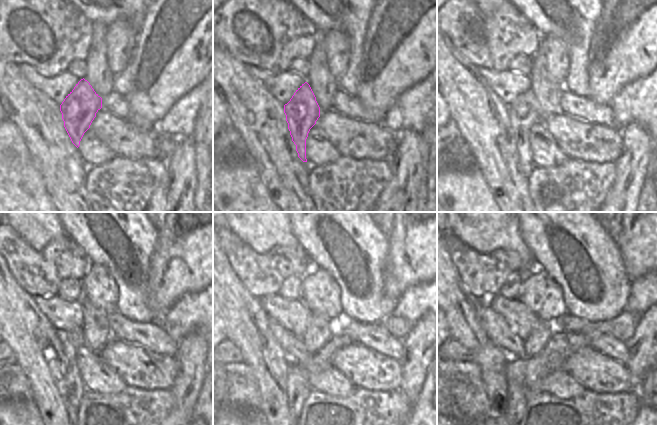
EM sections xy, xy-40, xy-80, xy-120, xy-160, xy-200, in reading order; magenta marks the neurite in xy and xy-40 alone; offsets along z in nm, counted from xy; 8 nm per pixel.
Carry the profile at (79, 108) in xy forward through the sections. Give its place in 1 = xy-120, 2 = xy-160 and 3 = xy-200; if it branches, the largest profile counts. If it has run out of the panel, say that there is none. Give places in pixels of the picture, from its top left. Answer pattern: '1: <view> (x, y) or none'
1: xy-120 (71, 341)
2: xy-160 (297, 388)
3: xy-200 (516, 399)

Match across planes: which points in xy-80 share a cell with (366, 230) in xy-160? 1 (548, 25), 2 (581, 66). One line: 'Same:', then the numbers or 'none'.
Same: 1, 2

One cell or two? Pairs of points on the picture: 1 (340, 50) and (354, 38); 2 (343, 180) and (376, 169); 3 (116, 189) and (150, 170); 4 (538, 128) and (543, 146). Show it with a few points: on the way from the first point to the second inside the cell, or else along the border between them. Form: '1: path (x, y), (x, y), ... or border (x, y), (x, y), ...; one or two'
1: border (329, 30), (338, 30), (347, 37), (348, 65); two
2: path (351, 180), (364, 180), (368, 177); one
3: path (124, 186), (128, 182), (142, 177); one
4: path (535, 132), (534, 136), (540, 142); one

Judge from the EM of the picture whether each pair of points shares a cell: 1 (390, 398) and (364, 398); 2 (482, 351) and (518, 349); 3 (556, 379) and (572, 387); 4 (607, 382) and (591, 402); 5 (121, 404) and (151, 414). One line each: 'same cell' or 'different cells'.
1: same cell
2: different cells
3: same cell
4: different cells
5: same cell

